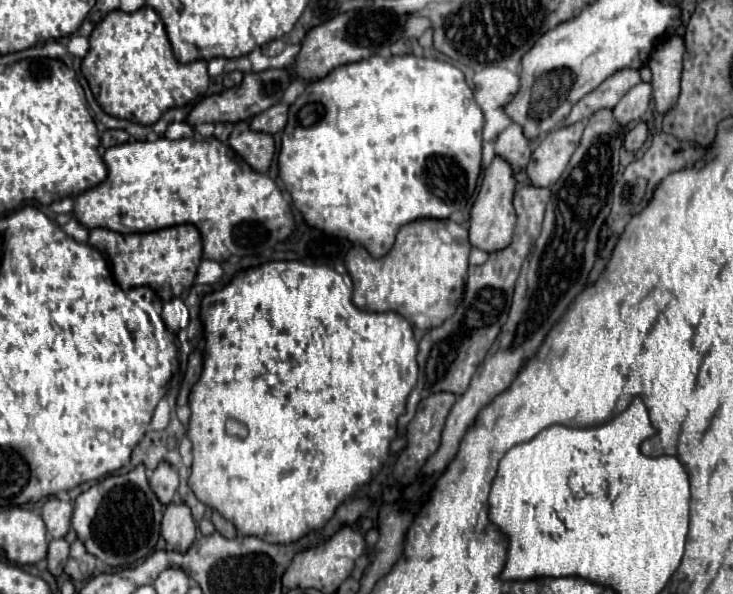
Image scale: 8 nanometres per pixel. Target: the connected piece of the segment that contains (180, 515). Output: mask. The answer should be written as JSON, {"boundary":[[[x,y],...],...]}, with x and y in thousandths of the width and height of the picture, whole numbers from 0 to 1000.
{"boundary":[[[231,848],[220,879],[220,899],[233,926],[252,933],[266,909],[266,882],[252,848]]]}

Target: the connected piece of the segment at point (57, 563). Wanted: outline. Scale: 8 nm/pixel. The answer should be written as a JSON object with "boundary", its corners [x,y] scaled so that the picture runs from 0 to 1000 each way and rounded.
{"boundary":[[[80,906],[80,909],[70,909],[67,912],[67,926],[64,926],[64,956],[72,970],[80,970],[86,963],[86,953],[91,946],[94,936],[94,912]]]}

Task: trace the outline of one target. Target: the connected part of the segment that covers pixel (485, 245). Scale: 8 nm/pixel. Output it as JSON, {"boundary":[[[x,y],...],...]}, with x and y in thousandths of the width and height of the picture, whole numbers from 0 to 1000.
{"boundary":[[[675,263],[670,279],[662,290],[651,337],[643,350],[643,364],[640,364],[640,407],[643,407],[643,414],[670,428],[670,424],[686,421],[697,411],[697,397],[700,397],[700,384],[703,384],[700,320],[703,320],[703,300],[700,300],[694,276],[686,266]]]}

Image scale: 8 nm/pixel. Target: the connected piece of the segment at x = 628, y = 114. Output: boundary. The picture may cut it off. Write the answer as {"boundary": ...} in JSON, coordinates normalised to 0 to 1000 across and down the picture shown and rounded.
{"boundary":[[[880,138],[869,141],[866,148],[861,148],[861,152],[850,162],[850,168],[844,168],[844,175],[836,182],[836,199],[839,199],[839,205],[842,205],[844,212],[855,212],[855,209],[872,202],[872,199],[880,192],[883,178],[885,178],[888,155],[891,155],[888,141],[880,141]]]}

